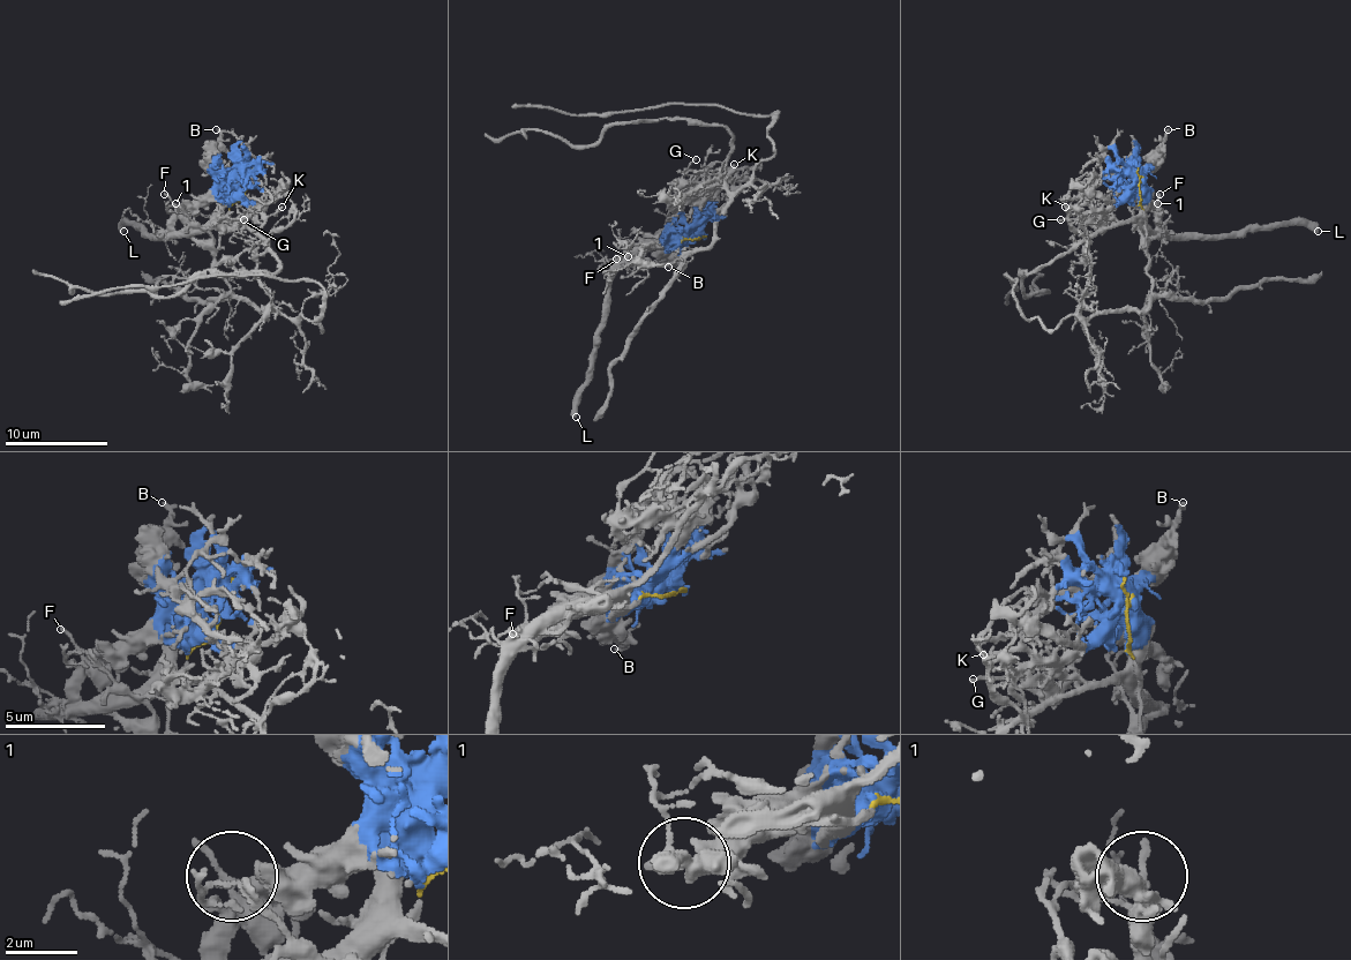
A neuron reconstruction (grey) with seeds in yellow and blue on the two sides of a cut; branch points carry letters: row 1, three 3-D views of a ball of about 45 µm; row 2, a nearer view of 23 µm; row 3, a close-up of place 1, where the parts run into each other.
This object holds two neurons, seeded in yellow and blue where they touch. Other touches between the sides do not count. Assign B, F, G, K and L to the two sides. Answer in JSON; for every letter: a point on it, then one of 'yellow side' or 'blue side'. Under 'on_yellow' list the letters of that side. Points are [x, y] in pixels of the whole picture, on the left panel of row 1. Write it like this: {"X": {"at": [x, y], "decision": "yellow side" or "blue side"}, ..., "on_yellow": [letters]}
{"B": {"at": [216, 129], "decision": "blue side"}, "F": {"at": [164, 194], "decision": "blue side"}, "G": {"at": [244, 219], "decision": "blue side"}, "K": {"at": [282, 207], "decision": "blue side"}, "L": {"at": [124, 231], "decision": "blue side"}, "on_yellow": []}

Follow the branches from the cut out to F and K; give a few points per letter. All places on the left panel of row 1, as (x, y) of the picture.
F: (247, 174), (220, 178), (202, 195), (182, 203), (174, 203), (164, 193)
K: (247, 174), (244, 195), (254, 205), (267, 216), (283, 205)

